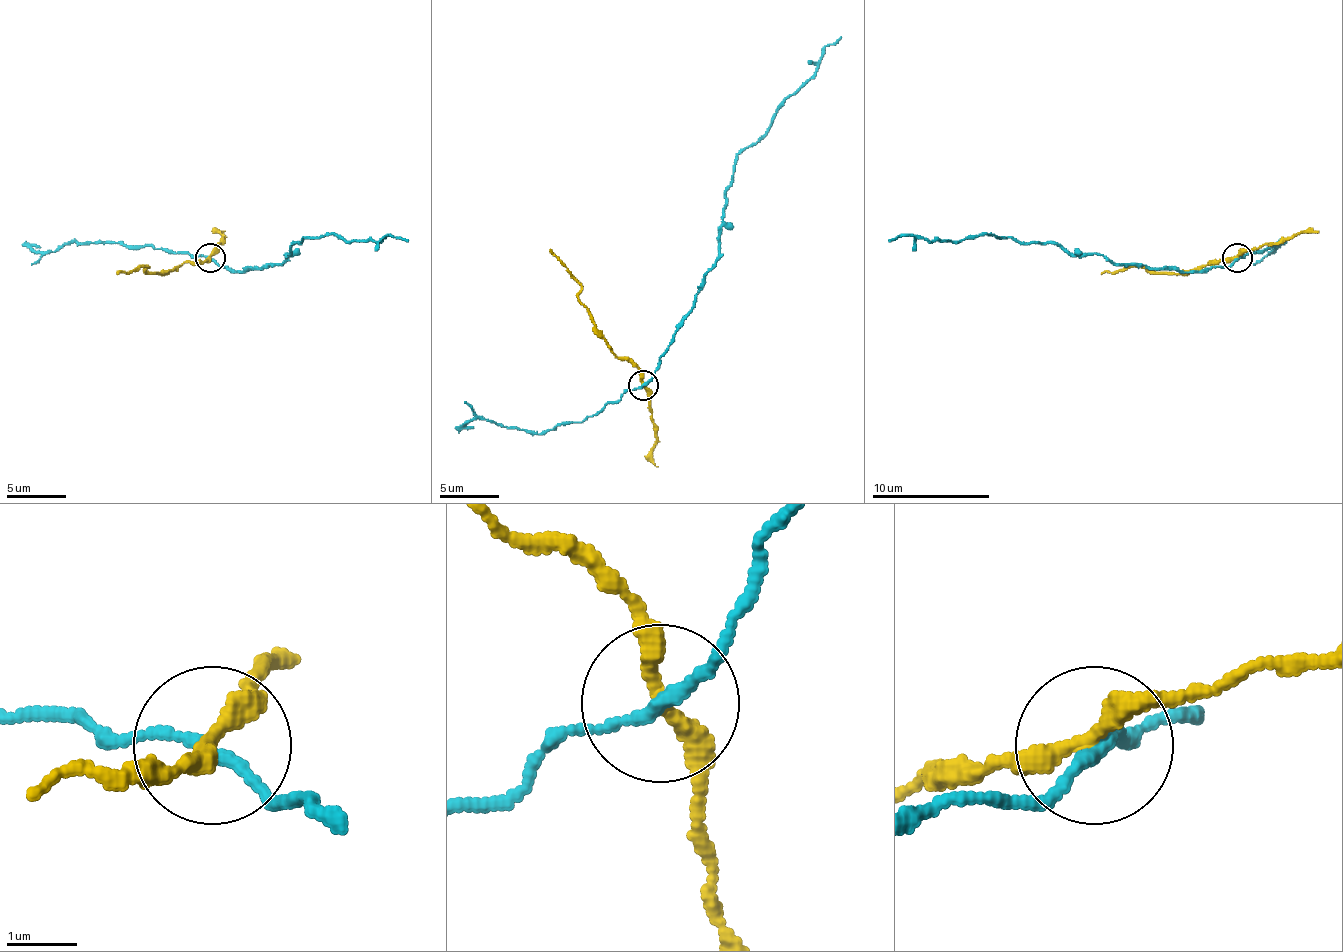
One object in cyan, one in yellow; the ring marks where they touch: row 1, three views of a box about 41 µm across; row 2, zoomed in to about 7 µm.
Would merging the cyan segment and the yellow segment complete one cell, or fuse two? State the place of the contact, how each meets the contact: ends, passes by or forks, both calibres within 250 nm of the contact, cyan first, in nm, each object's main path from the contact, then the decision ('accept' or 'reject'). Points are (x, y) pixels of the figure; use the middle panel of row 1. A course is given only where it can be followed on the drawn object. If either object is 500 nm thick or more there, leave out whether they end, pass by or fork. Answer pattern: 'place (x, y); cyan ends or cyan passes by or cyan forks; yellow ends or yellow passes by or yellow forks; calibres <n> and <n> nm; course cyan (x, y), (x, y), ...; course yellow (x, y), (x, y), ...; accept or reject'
place (643, 385); cyan passes by; yellow passes by; calibres 170 and 240 nm; course cyan (642, 386), (654, 374), (713, 265), (737, 156), (766, 132), (778, 108), (813, 73), (822, 52), (840, 37); course yellow (642, 386), (642, 374), (618, 356), (595, 327), (577, 297), (580, 282), (551, 250); accept

